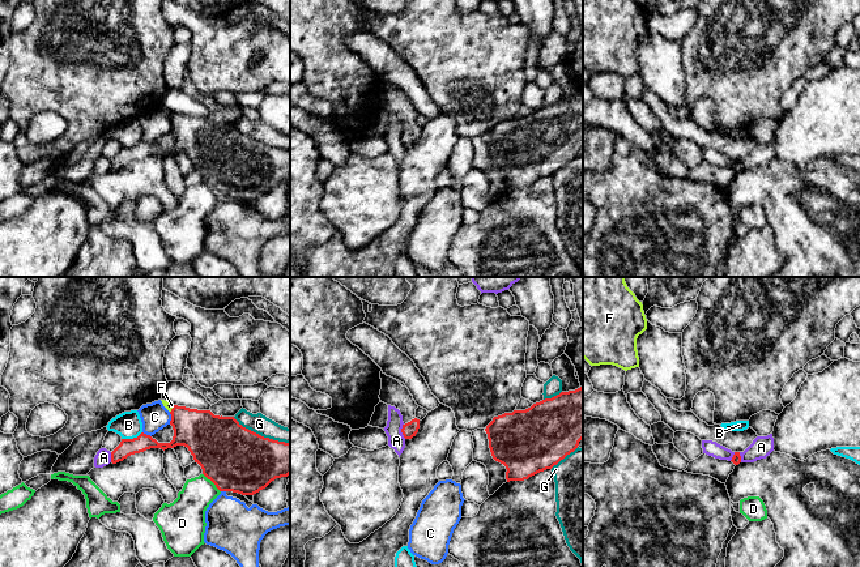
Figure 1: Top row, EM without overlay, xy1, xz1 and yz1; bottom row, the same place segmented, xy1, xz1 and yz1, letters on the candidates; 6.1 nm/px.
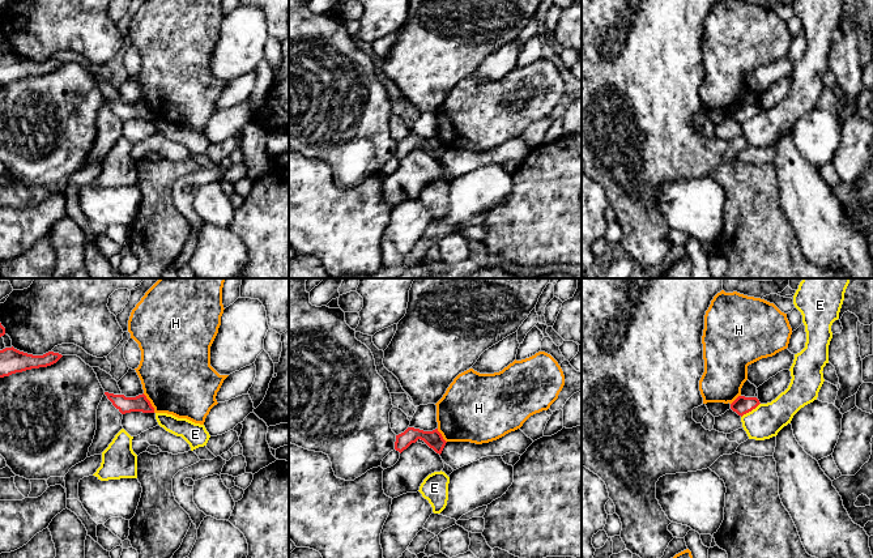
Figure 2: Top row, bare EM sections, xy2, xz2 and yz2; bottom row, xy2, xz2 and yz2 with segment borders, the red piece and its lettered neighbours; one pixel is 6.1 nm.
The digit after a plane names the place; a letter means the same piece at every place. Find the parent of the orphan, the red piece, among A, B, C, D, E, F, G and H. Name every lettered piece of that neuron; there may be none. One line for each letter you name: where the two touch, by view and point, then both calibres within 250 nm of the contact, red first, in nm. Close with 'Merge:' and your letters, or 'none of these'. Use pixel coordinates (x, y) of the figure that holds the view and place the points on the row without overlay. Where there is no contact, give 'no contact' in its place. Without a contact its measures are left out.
Merge: none of these

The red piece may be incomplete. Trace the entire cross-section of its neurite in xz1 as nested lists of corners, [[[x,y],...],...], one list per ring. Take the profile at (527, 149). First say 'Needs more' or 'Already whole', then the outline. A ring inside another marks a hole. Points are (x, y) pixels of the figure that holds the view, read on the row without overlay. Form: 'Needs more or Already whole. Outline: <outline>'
Already whole. Outline: [[[583,94],[561,99],[525,118],[514,118],[494,124],[485,138],[493,166],[507,176],[507,189],[524,188],[540,179],[552,176],[574,159],[583,146]]]

